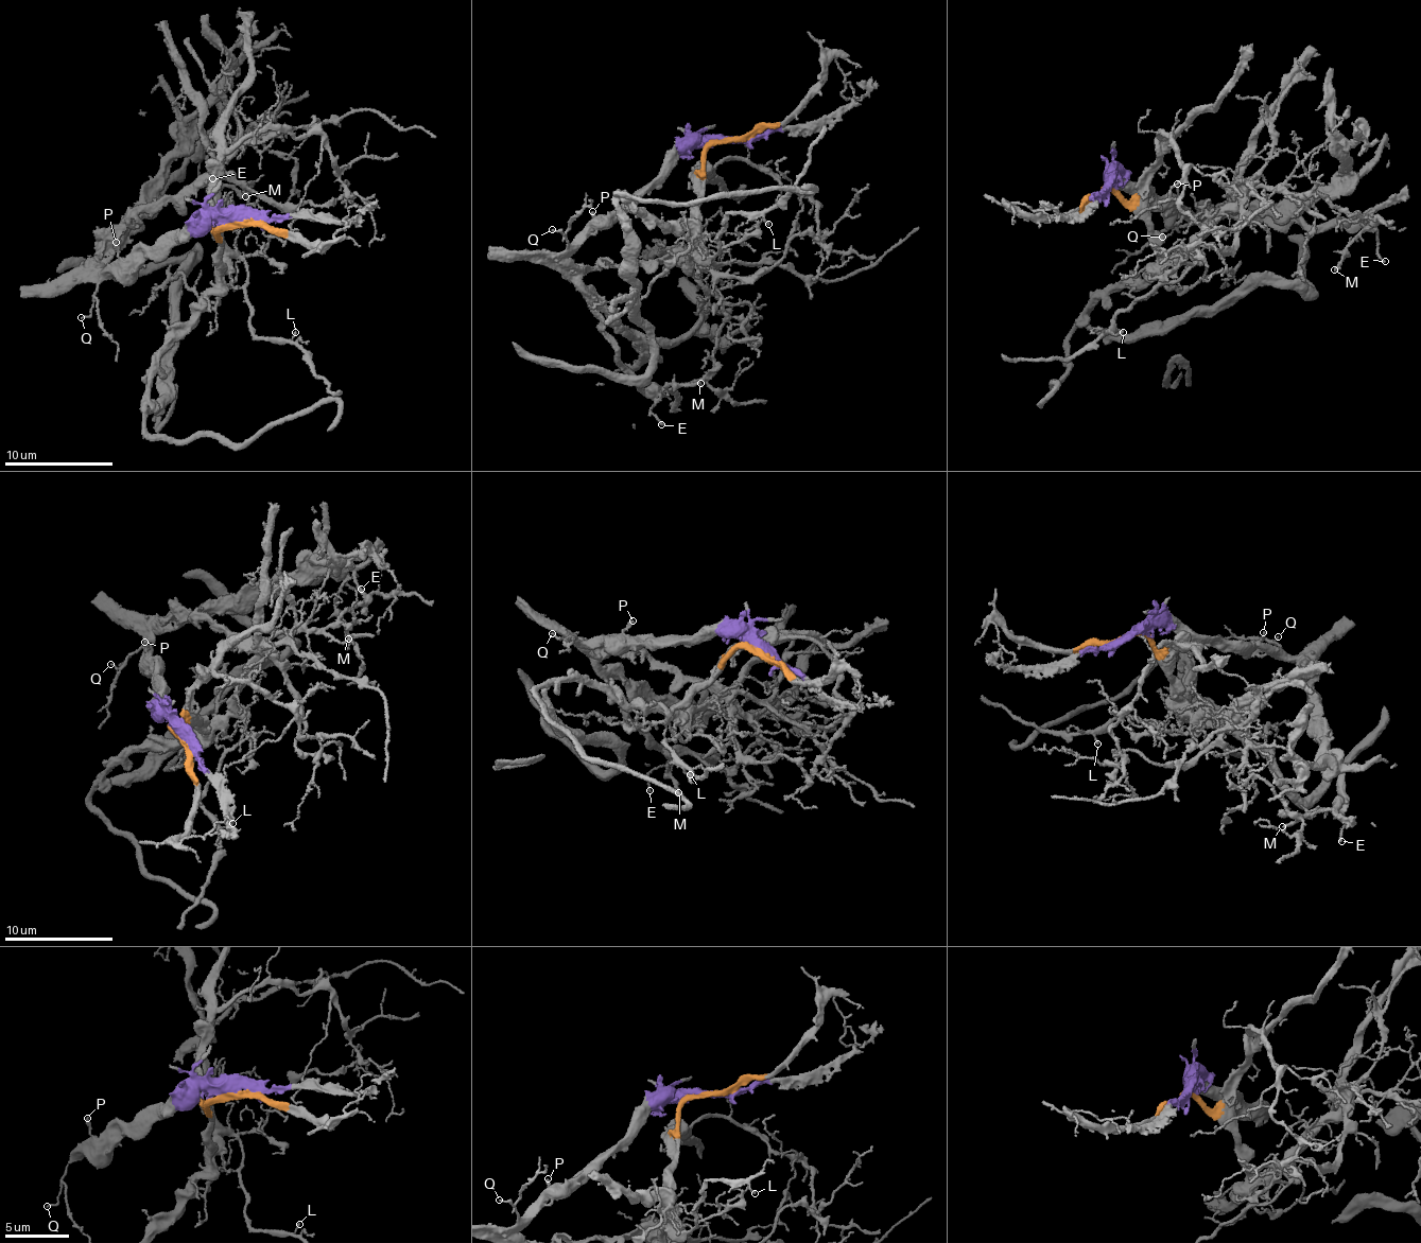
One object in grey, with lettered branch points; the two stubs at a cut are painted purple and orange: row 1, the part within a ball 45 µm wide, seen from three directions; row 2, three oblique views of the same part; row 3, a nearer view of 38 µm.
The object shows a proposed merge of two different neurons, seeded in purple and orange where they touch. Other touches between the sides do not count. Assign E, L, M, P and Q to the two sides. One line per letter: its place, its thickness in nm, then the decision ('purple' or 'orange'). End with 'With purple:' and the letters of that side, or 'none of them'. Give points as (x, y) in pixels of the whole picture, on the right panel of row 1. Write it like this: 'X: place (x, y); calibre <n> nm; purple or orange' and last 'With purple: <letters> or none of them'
E: place (1385, 261); calibre 160 nm; purple
L: place (1123, 332); calibre 140 nm; orange
M: place (1334, 269); calibre 240 nm; purple
P: place (1177, 184); calibre 150 nm; purple
Q: place (1162, 237); calibre 130 nm; purple
With purple: E, M, P, Q

